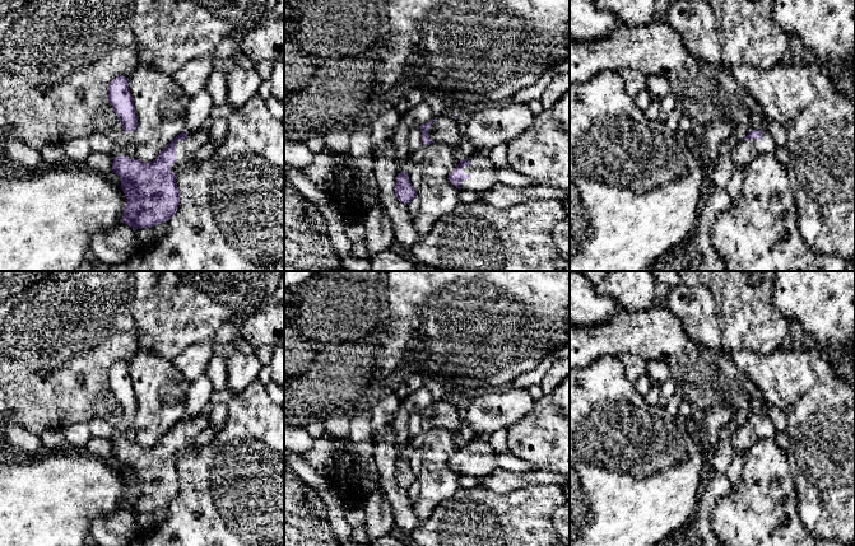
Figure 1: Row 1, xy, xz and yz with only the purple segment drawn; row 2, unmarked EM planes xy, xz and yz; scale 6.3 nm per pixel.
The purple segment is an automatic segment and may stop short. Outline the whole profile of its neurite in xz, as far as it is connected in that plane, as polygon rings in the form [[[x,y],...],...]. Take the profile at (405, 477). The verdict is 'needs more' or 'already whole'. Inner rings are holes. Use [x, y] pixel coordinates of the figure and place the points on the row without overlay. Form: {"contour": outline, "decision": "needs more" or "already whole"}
{"contour": [[[406,456],[398,459],[394,475],[398,485],[405,490],[417,482],[417,475],[412,471]]], "decision": "already whole"}

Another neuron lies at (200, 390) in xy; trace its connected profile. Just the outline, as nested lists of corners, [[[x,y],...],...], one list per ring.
[[[204,373],[192,381],[187,393],[186,415],[196,416],[201,414],[213,392],[214,387],[208,374]]]

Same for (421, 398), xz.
[[[420,387],[413,393],[408,395],[405,398],[400,400],[398,412],[386,431],[395,435],[396,451],[399,458],[406,456],[409,452],[410,434],[408,430],[408,419],[412,412],[422,411],[433,403],[432,396],[426,387]]]

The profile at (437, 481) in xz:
[[[432,428],[426,430],[423,445],[420,448],[422,465],[417,475],[419,484],[419,495],[414,503],[414,513],[420,522],[424,522],[435,512],[437,505],[454,495],[459,489],[459,479],[461,475],[455,472],[450,465],[450,458],[459,451],[460,445],[455,442],[457,434],[468,434],[464,431],[454,431],[446,428]]]

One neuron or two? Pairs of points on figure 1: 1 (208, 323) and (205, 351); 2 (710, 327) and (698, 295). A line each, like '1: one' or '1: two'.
1: two
2: one

